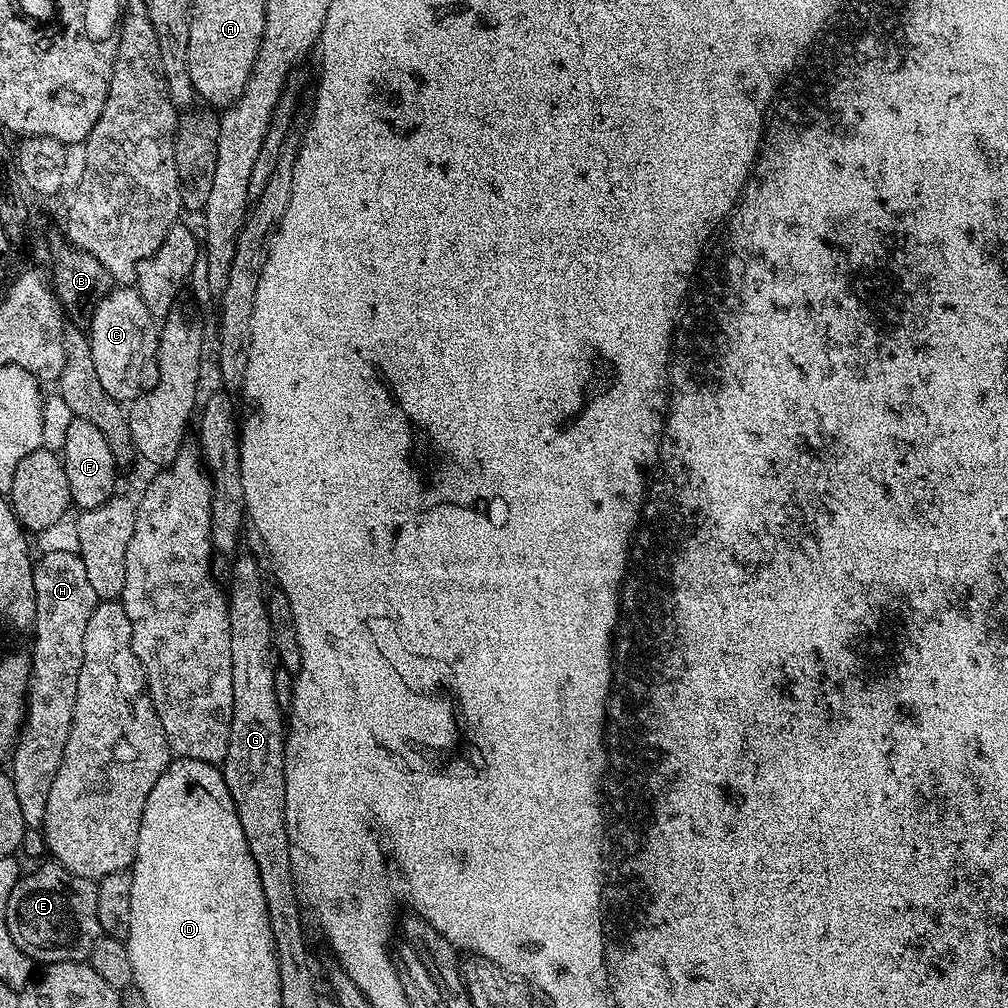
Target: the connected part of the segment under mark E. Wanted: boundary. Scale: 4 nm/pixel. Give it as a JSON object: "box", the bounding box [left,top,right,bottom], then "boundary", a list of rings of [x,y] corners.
{"box":[6,862,101,966],"boundary":[[[47,862],[41,868],[36,868],[32,873],[21,875],[20,881],[14,886],[14,890],[10,890],[10,898],[6,902],[6,930],[10,930],[10,938],[14,938],[14,946],[18,946],[18,950],[22,950],[22,954],[26,954],[37,965],[47,966],[50,964],[61,964],[62,962],[84,962],[89,959],[94,950],[94,942],[98,942],[101,933],[98,920],[98,888],[97,881],[87,880],[78,874],[74,874],[70,870],[66,870],[61,864],[55,862]]]}

